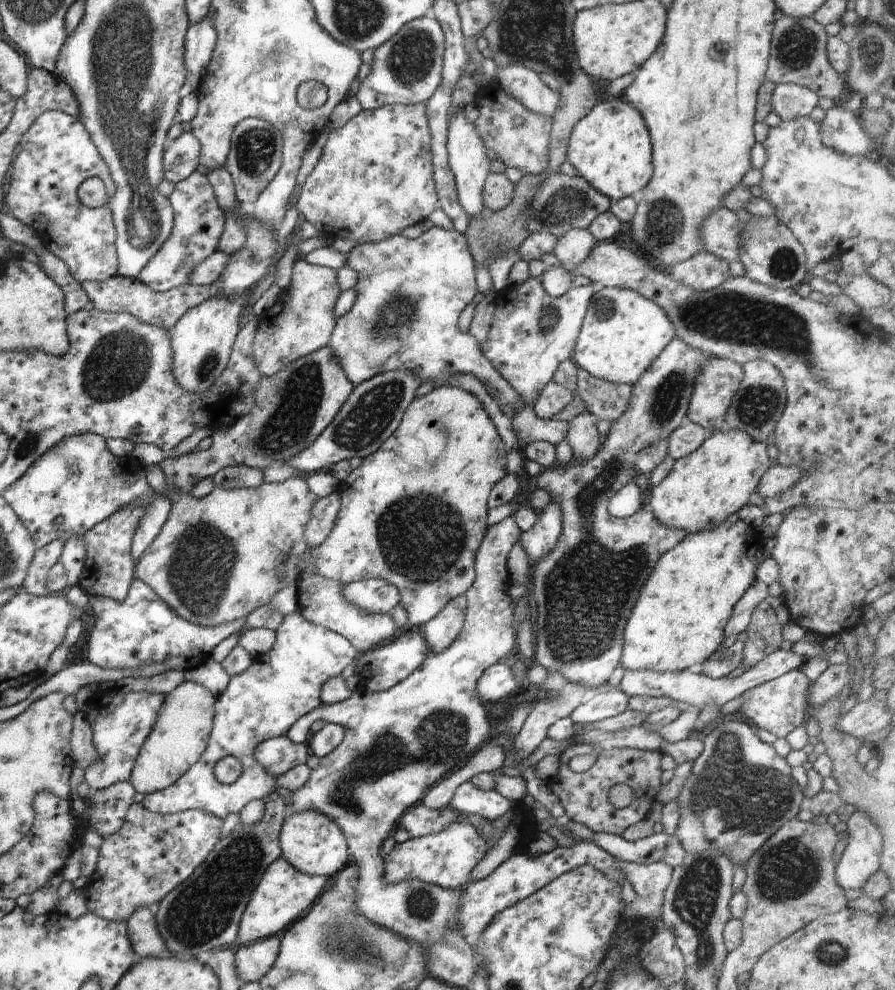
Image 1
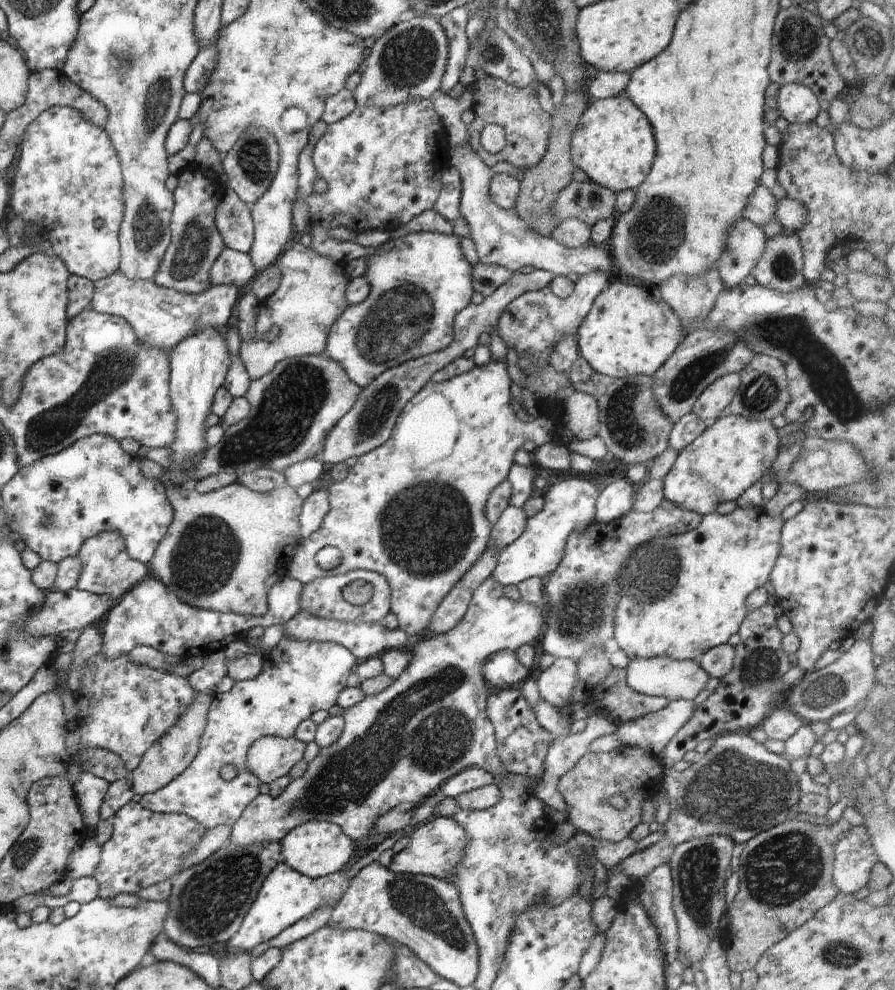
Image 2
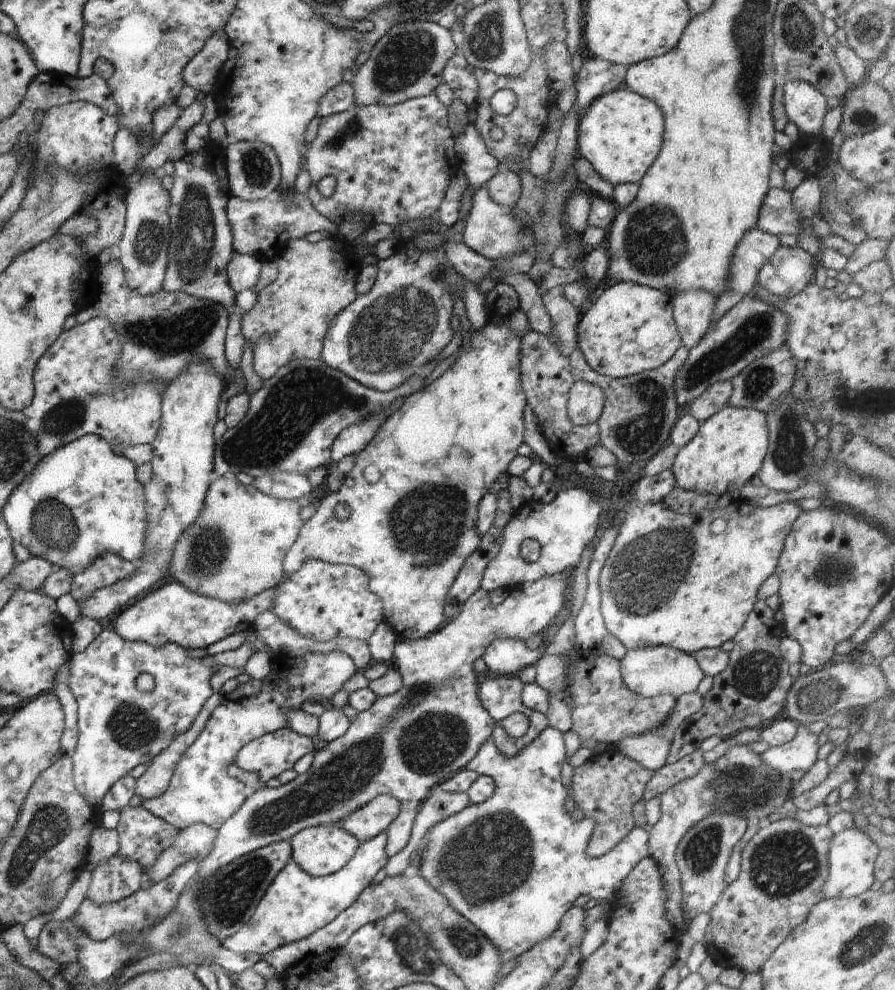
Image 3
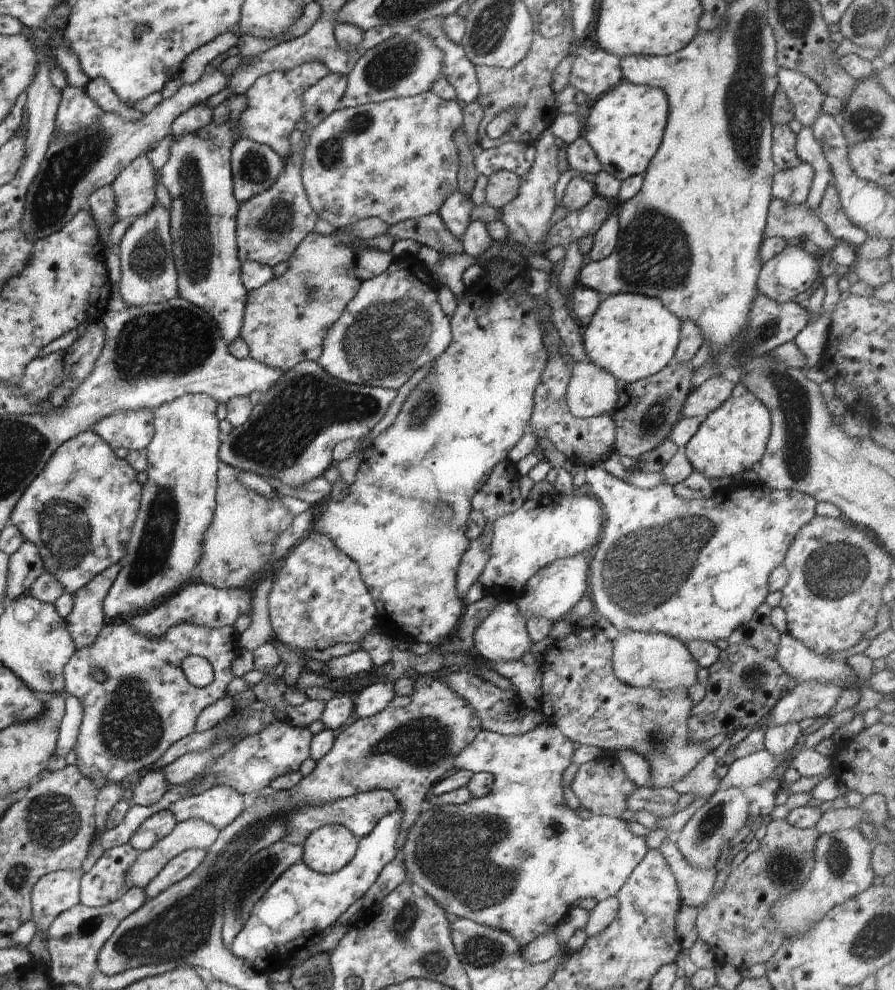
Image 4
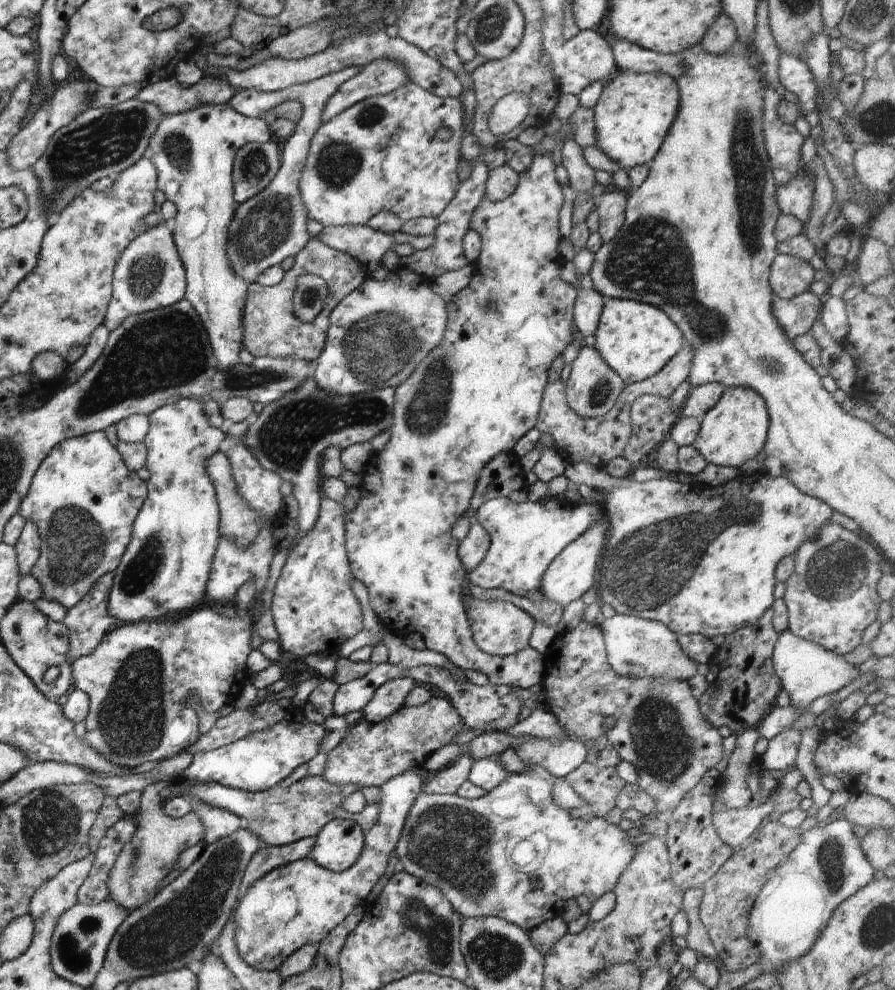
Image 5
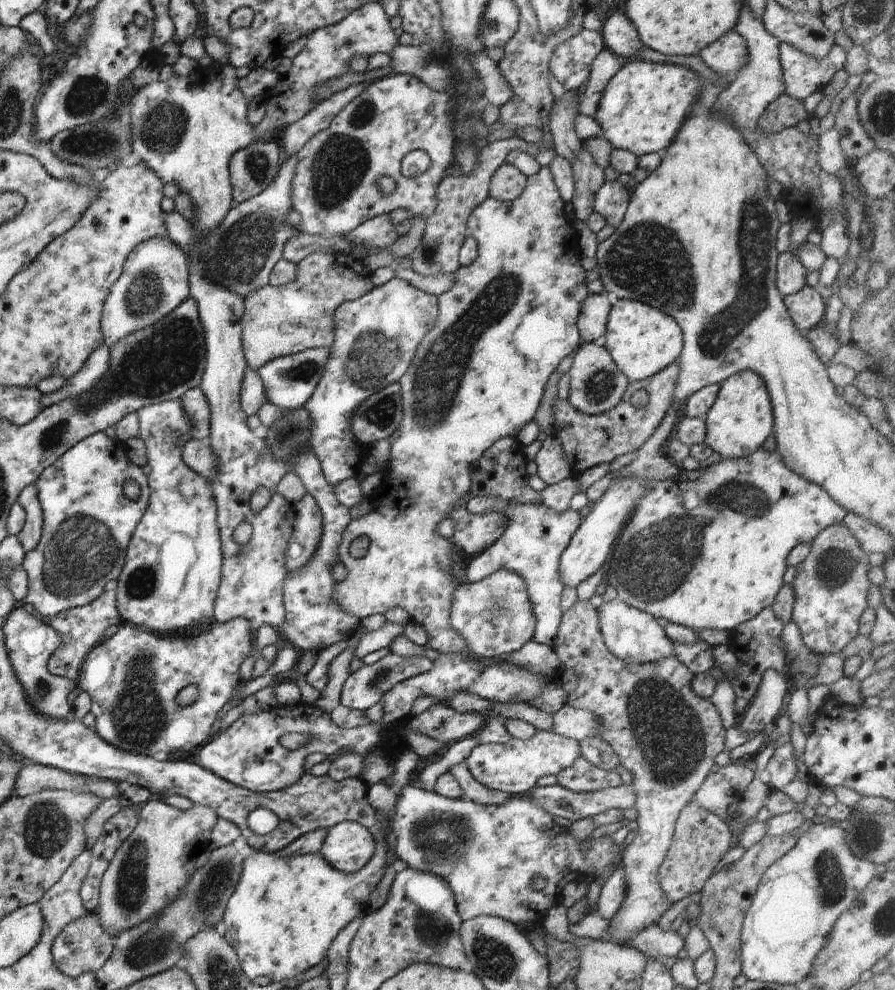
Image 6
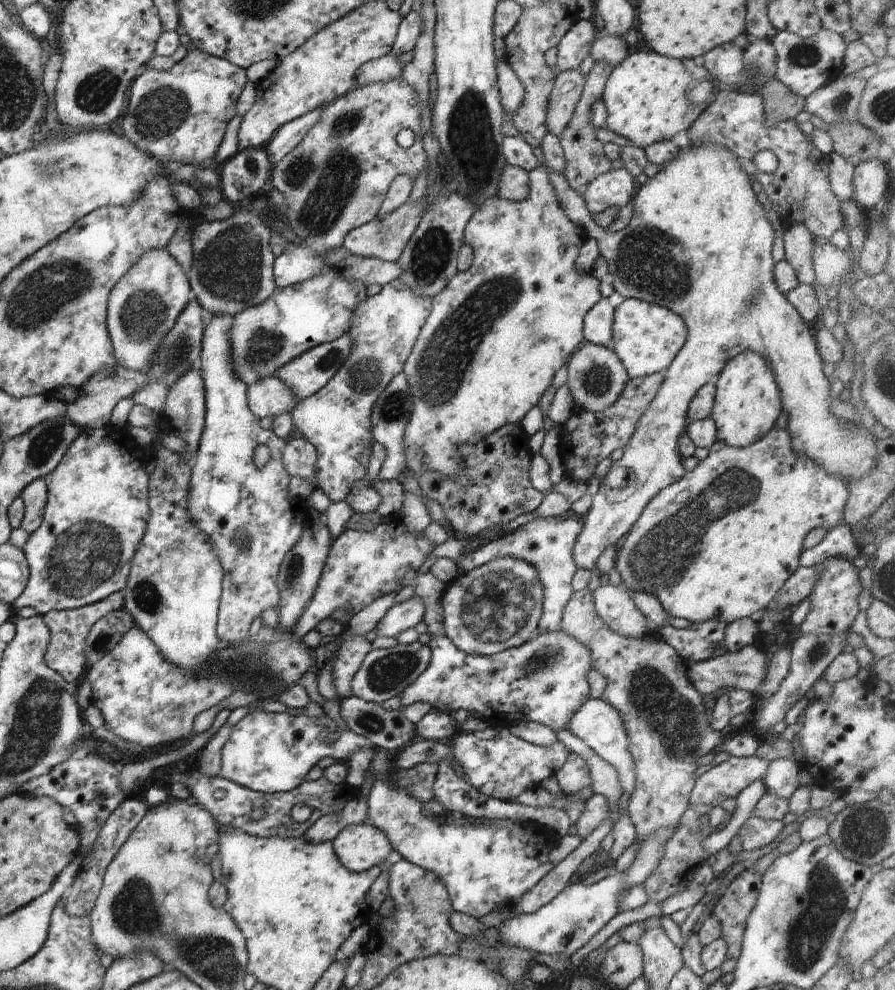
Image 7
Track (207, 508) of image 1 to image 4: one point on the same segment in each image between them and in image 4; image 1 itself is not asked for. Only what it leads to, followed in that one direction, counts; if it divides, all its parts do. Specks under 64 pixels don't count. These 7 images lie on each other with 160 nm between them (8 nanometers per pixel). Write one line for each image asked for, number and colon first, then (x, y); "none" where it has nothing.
2: (224, 550)
3: (235, 549)
4: (238, 544)

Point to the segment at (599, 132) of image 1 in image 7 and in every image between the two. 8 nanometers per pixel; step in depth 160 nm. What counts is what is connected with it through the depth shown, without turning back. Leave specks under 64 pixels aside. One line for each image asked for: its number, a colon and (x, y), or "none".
2: (614, 144)
3: (620, 134)
4: (625, 127)
5: (635, 111)
6: (642, 108)
7: (646, 97)

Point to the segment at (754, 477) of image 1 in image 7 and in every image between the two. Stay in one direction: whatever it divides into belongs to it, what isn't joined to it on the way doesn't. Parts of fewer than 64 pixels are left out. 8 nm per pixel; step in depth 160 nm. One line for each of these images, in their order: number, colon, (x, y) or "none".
2: (733, 453)
3: (728, 451)
4: (733, 438)
5: (735, 430)
6: (741, 419)
7: (748, 402)

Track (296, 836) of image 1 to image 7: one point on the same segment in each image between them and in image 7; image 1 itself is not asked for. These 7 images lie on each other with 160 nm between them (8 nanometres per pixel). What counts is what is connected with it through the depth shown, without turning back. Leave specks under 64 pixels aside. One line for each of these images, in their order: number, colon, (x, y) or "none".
2: (316, 848)
3: (322, 850)
4: (327, 850)
5: (338, 844)
6: (349, 846)
7: (360, 847)

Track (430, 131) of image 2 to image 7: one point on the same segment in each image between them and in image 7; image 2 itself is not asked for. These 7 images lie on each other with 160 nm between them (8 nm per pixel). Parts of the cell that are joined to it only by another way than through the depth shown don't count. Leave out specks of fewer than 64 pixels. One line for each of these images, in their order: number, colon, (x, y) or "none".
3: (393, 163)
4: (396, 160)
5: (382, 154)
6: (335, 188)
7: (336, 180)

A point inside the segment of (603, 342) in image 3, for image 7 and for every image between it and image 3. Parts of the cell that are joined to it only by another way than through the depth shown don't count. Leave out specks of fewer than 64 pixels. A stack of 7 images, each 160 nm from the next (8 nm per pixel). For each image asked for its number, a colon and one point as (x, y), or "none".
4: (632, 336)
5: (637, 340)
6: (642, 340)
7: (647, 337)

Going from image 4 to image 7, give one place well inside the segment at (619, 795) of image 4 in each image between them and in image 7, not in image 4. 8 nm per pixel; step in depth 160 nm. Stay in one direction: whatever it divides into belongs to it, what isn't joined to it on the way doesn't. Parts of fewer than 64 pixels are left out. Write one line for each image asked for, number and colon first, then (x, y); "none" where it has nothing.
5: (599, 787)
6: (582, 776)
7: (574, 776)

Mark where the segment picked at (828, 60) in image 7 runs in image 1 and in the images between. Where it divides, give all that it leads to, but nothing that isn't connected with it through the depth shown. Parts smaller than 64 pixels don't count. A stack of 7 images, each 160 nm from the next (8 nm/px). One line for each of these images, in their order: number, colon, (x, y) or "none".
1: (789, 102)
2: (797, 103)
3: (805, 105)
4: (805, 97)
5: (794, 74)
6: (804, 75)

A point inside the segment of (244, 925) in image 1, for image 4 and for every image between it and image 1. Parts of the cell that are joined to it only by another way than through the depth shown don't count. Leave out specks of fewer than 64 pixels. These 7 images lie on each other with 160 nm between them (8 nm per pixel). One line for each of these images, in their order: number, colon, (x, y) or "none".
2: (286, 895)
3: (296, 904)
4: (301, 904)

